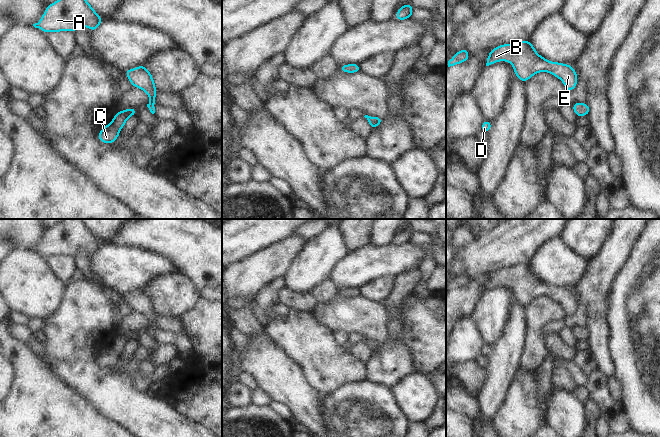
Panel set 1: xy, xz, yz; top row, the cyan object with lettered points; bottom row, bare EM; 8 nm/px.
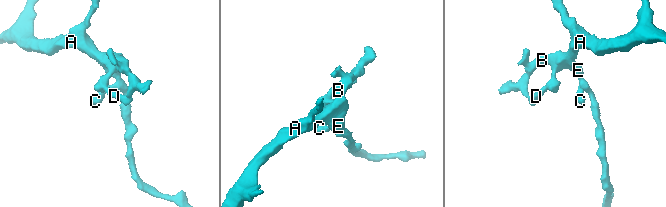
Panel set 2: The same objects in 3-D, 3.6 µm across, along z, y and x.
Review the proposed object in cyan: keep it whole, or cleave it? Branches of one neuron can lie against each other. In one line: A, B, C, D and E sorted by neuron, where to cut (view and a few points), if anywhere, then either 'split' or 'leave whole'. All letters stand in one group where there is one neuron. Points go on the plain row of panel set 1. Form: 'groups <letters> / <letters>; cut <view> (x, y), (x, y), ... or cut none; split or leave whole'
groups A B C D E; cut none; leave whole

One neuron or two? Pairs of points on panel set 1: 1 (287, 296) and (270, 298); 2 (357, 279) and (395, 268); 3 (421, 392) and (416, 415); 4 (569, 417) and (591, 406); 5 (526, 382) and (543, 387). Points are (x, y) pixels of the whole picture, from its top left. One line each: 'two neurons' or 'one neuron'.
1: two neurons
2: one neuron
3: one neuron
4: two neurons
5: two neurons

